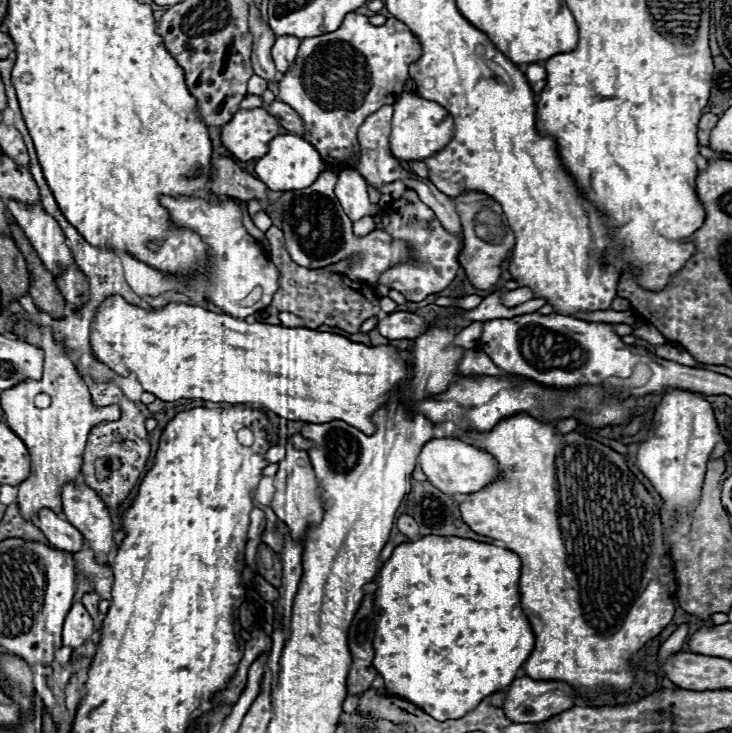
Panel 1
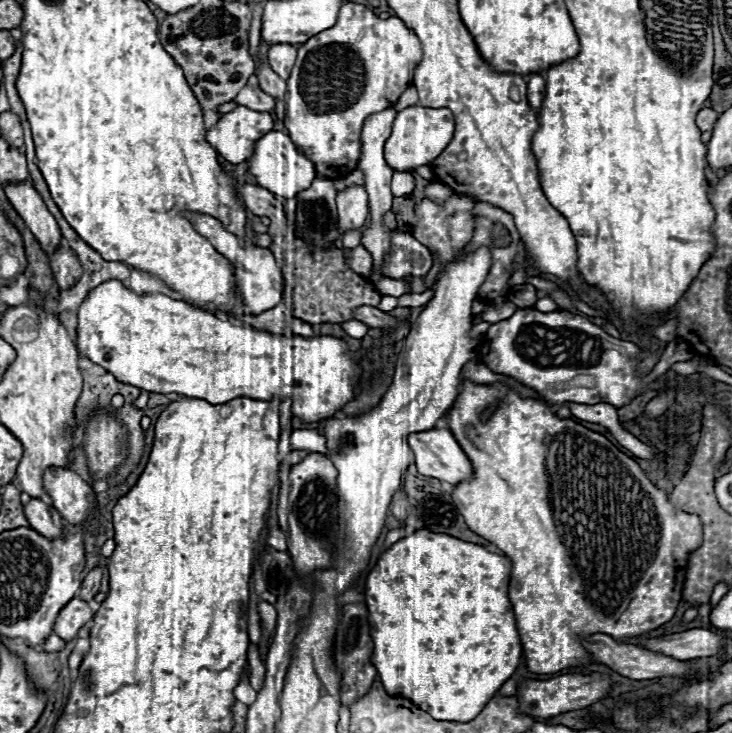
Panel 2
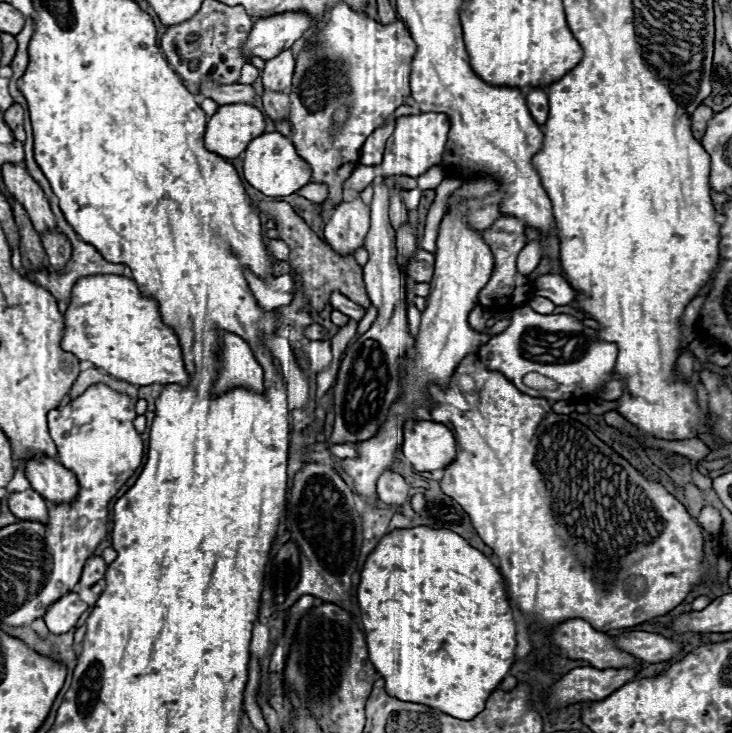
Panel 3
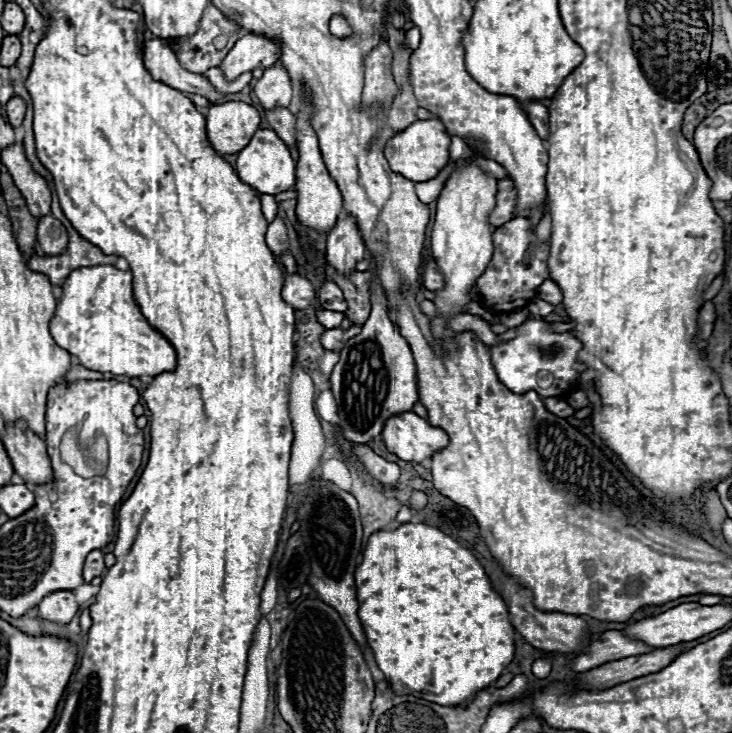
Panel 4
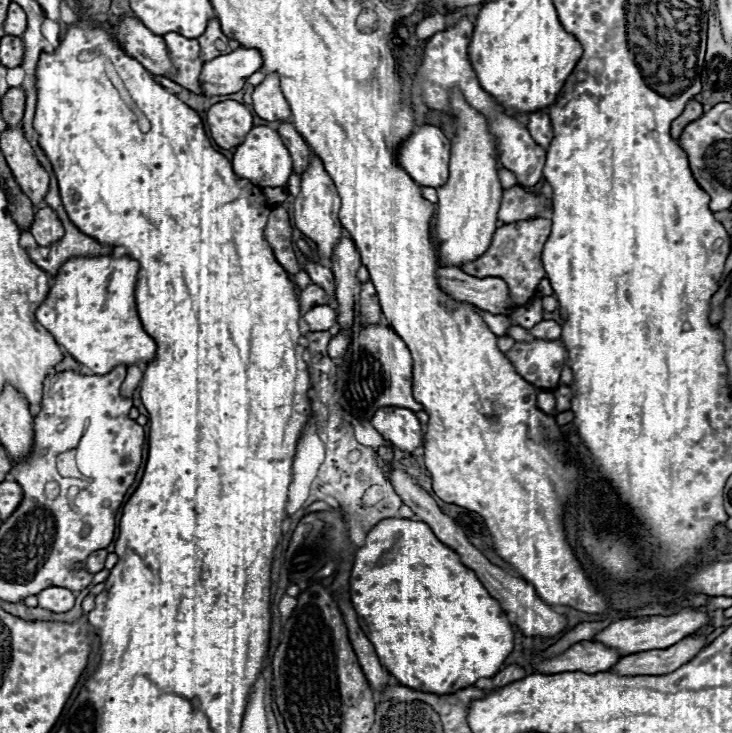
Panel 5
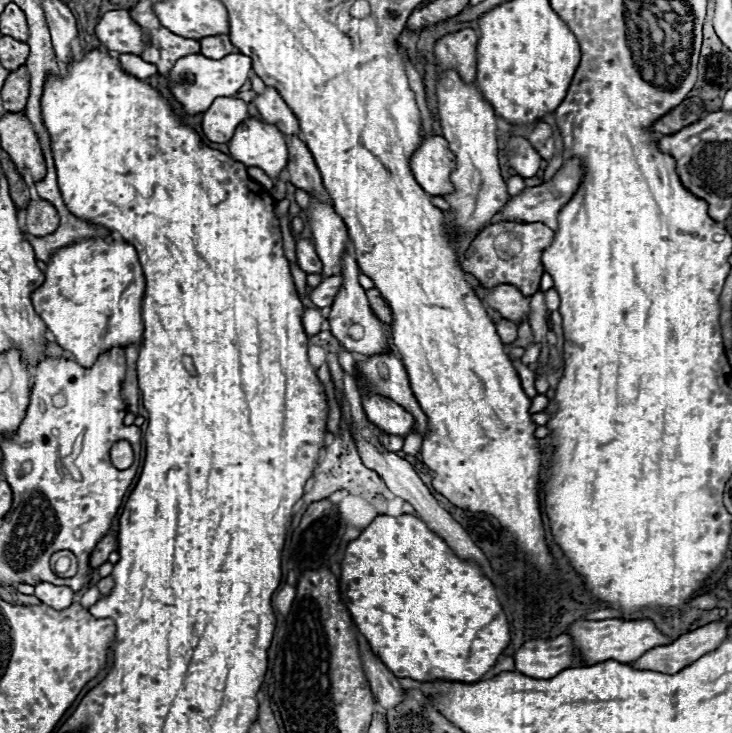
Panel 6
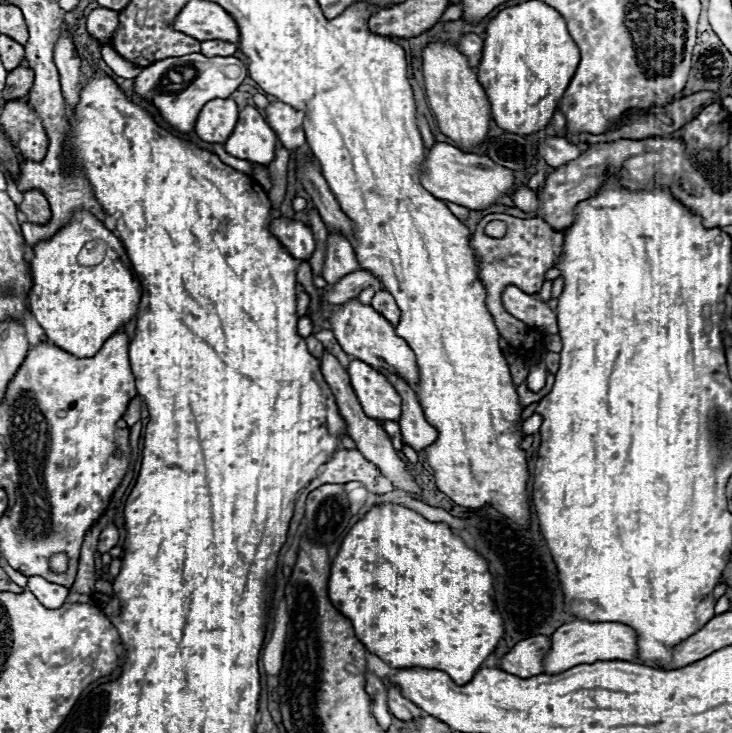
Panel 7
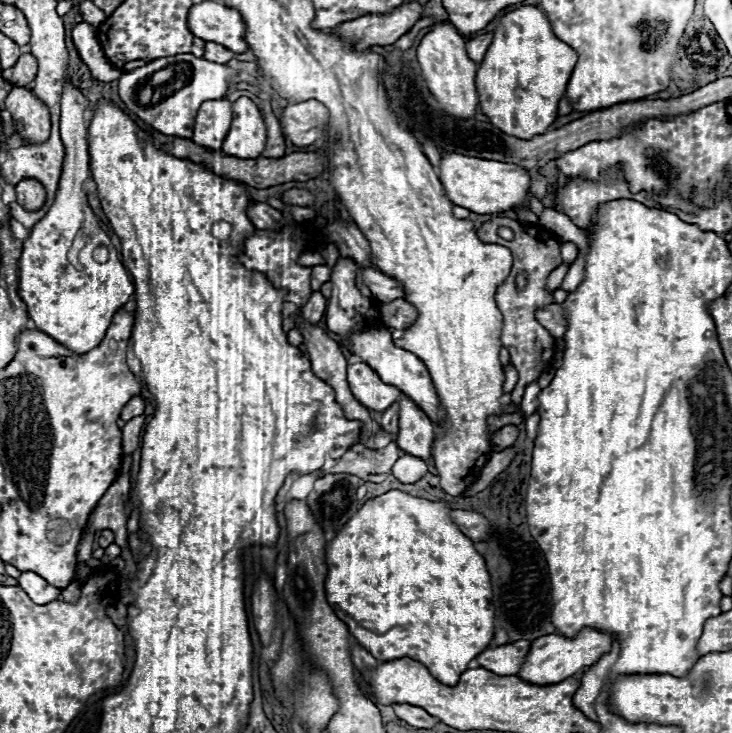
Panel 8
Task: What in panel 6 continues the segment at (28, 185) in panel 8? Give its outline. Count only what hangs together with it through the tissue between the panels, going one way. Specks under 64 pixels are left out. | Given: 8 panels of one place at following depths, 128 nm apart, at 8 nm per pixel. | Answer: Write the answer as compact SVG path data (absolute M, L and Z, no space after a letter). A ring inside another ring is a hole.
M46 200L30 202L30 206L26 208L26 224L32 236L48 236L58 228L60 216L56 208Z

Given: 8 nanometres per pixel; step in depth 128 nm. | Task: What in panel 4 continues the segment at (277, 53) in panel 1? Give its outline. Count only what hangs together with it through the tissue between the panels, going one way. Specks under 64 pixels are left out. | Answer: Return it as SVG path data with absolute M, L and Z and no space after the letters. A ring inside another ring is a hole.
M274 64L264 70L264 76L256 82L254 94L258 96L264 108L290 106L292 100L292 82L288 70L282 64Z

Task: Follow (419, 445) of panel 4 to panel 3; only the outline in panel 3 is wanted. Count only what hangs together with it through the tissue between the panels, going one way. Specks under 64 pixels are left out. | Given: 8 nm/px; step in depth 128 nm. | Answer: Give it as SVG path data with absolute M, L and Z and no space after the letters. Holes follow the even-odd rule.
M426 420L406 422L402 452L416 472L444 470L456 458L456 440L444 424Z

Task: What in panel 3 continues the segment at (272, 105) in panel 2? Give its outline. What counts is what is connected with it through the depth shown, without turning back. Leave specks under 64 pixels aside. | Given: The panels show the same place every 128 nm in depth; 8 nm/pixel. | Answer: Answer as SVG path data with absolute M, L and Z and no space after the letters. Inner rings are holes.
M206 84L200 94L204 98L214 98L220 106L222 104L254 104L256 102L256 90L252 84L234 84L234 86L218 86L218 84Z

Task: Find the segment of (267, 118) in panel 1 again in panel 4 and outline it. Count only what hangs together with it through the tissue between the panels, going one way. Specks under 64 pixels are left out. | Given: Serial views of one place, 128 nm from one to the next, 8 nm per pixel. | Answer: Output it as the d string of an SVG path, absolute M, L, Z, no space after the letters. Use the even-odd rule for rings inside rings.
M224 102L210 106L206 132L218 154L238 154L256 134L260 114L246 102Z

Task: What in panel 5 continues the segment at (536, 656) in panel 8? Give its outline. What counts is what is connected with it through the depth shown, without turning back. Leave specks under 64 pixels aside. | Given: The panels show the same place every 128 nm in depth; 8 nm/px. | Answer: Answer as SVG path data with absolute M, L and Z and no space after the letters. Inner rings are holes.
M682 608L680 612L670 614L670 616L638 616L638 618L626 618L626 620L612 622L608 628L604 628L602 632L596 634L594 642L612 646L622 656L628 656L628 654L636 654L636 652L644 652L644 650L668 648L668 646L684 640L684 636L696 634L700 628L704 628L708 624L710 624L710 616L706 612L700 612L696 608Z

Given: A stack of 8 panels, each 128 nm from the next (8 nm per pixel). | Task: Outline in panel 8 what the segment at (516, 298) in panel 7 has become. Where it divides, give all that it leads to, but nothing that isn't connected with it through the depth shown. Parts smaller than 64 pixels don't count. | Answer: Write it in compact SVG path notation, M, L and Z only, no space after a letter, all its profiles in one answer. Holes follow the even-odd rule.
M546 304L544 308L536 310L536 320L554 336L554 338L562 338L564 330L566 330L566 322L562 318L562 306L560 304Z

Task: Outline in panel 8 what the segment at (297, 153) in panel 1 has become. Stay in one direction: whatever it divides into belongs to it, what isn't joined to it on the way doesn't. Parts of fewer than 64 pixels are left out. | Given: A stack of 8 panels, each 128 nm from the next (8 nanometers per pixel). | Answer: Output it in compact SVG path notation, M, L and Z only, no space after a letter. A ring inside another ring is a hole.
M250 98L234 102L234 120L224 138L222 152L238 158L256 158L266 148L266 126L258 106Z

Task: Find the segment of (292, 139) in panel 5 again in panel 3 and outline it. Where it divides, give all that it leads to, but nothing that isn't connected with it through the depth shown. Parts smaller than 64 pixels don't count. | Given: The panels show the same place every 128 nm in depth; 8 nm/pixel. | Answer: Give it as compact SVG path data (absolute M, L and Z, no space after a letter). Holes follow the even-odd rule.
M262 92L262 102L264 102L264 112L272 118L272 120L288 120L288 94L284 92Z

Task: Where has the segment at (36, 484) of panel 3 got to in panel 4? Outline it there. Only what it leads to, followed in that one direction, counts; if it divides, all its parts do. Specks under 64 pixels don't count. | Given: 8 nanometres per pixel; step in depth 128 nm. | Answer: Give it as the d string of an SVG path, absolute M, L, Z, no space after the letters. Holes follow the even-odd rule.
M18 422L6 426L4 446L14 464L16 474L24 478L26 484L50 484L54 482L54 470L46 452L46 442Z

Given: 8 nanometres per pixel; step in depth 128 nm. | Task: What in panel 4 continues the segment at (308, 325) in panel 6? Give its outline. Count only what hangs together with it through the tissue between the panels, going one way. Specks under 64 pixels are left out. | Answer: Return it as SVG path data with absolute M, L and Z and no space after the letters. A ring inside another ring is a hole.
M318 310L318 320L324 328L338 328L340 322L344 320L344 314L334 310Z

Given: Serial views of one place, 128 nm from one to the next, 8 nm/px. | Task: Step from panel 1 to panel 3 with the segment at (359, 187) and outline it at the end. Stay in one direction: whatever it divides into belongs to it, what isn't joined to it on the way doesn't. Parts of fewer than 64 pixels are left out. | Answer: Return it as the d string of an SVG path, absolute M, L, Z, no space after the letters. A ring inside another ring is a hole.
M356 196L350 202L340 202L324 228L324 240L338 254L352 254L364 244L370 228L370 206Z

